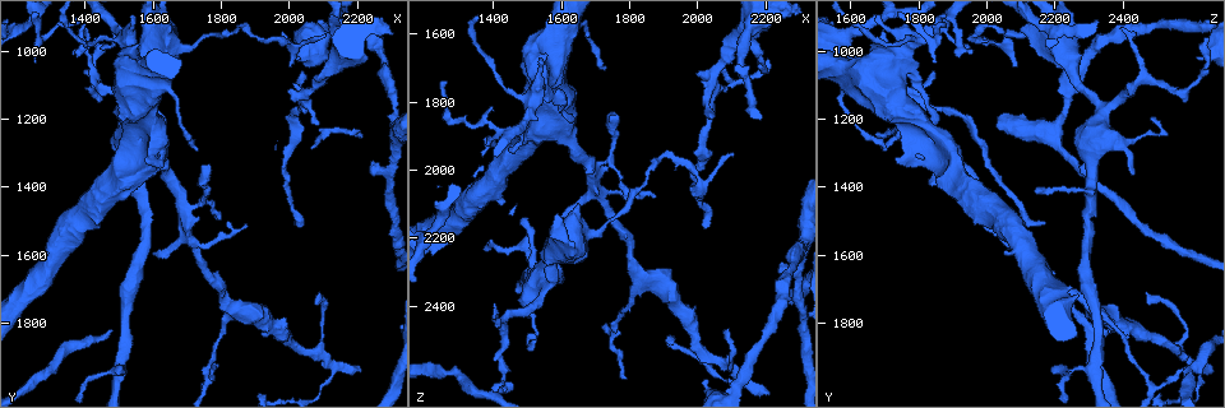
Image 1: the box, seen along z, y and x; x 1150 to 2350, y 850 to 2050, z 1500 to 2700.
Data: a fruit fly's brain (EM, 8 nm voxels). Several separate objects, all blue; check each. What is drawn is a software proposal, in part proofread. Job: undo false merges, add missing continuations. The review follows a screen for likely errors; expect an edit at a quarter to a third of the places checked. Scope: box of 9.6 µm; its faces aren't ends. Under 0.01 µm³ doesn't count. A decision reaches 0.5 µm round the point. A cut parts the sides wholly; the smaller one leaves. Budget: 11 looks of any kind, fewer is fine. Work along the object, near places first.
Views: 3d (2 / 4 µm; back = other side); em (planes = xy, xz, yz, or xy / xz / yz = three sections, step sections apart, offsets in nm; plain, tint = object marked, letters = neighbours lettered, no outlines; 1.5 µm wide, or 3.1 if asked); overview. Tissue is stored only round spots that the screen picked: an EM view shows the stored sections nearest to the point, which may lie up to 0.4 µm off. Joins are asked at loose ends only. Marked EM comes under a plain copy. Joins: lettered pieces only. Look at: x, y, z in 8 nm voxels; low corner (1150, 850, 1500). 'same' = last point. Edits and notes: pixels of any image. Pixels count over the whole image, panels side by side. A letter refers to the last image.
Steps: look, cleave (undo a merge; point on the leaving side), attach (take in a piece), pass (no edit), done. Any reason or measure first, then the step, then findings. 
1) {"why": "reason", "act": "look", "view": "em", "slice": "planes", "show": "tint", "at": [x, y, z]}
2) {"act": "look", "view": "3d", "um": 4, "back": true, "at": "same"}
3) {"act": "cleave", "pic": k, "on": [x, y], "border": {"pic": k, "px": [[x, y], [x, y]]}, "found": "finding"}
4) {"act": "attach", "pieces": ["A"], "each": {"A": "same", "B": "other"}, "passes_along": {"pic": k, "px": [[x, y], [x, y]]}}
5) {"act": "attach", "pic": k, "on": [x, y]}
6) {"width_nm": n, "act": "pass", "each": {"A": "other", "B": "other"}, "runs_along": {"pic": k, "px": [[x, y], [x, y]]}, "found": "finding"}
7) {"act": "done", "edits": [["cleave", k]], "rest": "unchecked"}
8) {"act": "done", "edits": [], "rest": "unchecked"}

{"why": "thin end", "act": "look", "view": "3d", "um": 2, "back": true, "at": [2030, 1500, 2170]}

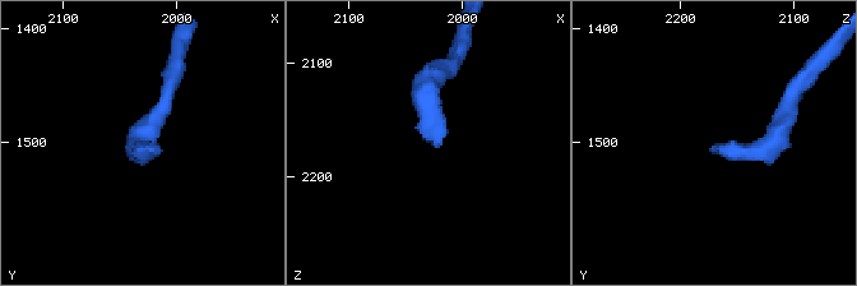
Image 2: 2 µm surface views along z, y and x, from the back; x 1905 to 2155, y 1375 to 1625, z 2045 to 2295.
{"why": "need the tissue", "act": "look", "view": "em", "slice": "xy", "step": 4, "show": "letters", "at": [2022, 1506, 2176]}

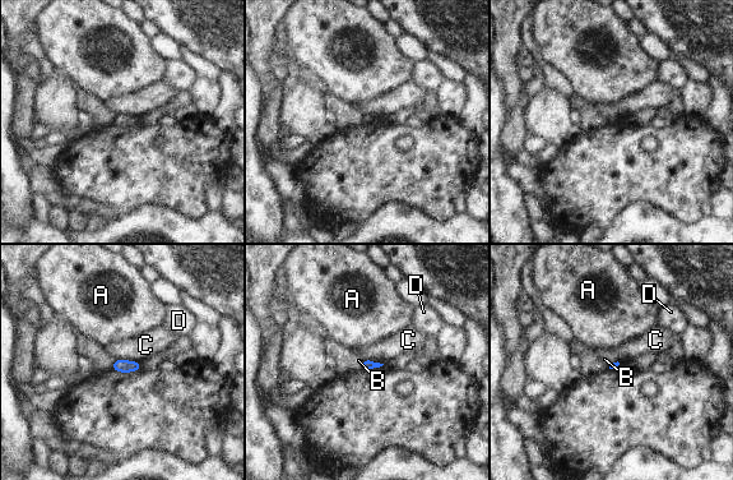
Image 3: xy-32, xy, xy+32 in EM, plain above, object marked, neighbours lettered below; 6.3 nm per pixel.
{"act": "pass", "each": {"A": "other", "B": "other", "C": "other", "D": "other"}, "border": {"pic": 3, "px": [[365, 359], [361, 369]]}, "found": "none of them fits"}

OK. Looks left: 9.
{"why": "free end", "act": "look", "view": "em", "slice": "xz", "step": 8, "show": "tint", "at": [2040, 1070, 1860]}

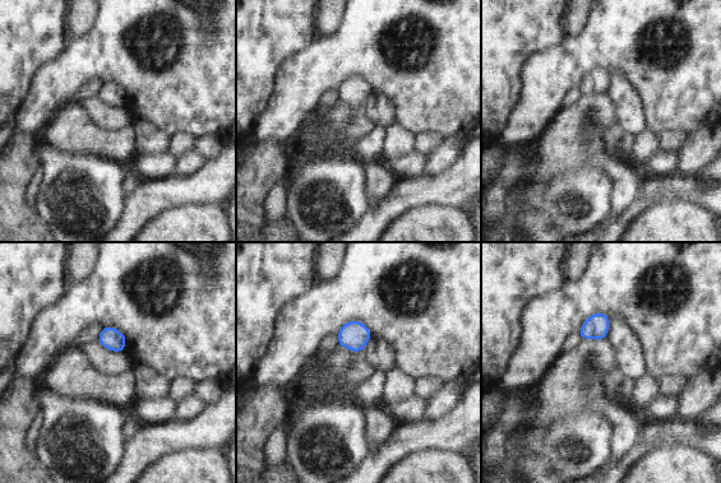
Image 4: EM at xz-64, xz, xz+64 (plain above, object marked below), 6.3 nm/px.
{"act": "look", "view": "em", "slice": "yz", "step": 4, "show": "letters", "at": "same"}

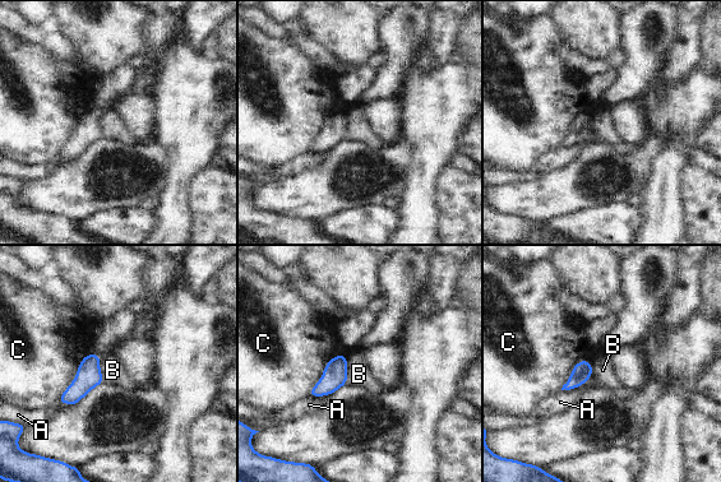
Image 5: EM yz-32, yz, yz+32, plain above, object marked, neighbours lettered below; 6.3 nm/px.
{"act": "pass", "each": {"A": "other", "B": "other", "C": "other"}, "found": "none of them fits"}

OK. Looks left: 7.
{"why": "an open end", "act": "look", "view": "em", "slice": "xz", "step": 4, "show": "letters", "at": [1770, 1330, 1840]}

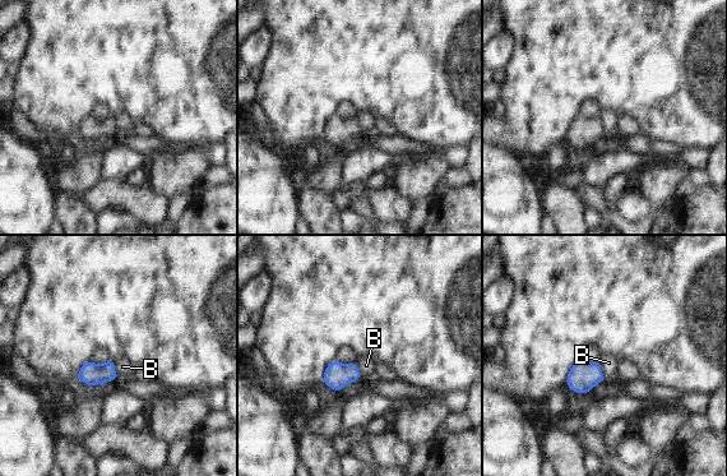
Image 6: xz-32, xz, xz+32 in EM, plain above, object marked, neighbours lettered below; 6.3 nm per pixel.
{"why": "cut it another way", "act": "look", "view": "em", "slice": "planes", "show": "letters", "at": "same"}

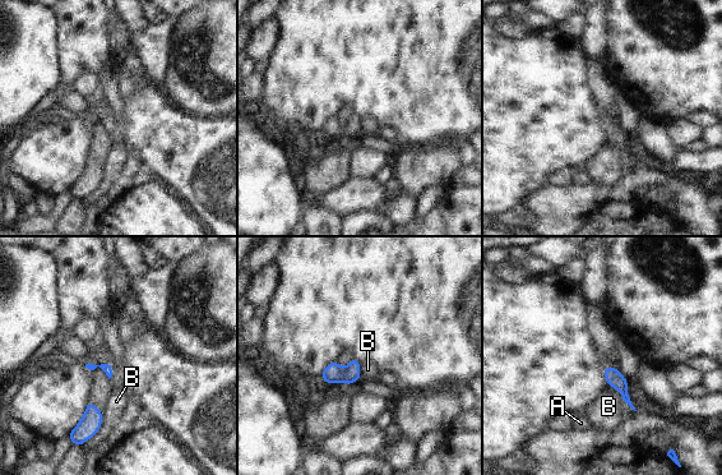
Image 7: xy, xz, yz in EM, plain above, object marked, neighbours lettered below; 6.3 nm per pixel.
{"longest_contact_nm": ["B", 260], "act": "pass", "each": {"A": "other", "B": "other"}, "found": "no lettered piece goes on from it"}

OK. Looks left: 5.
{"why": "an open end", "act": "look", "view": "em", "slice": "planes", "show": "letters", "at": [1780, 1490, 2090]}

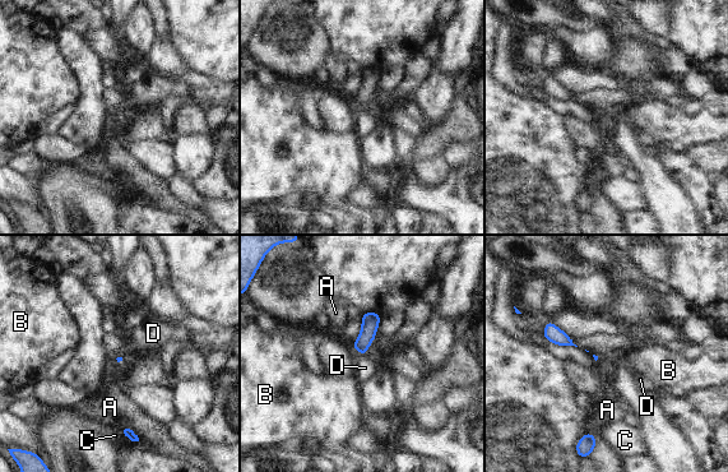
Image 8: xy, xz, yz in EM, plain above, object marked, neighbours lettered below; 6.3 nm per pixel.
{"act": "pass", "each": {"A": "other", "B": "other", "C": "other", "D": "other"}, "border": {"pic": 8, "px": [[358, 352], [366, 355]]}, "found": "none of them fits"}

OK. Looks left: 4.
{"act": "done", "edits": [], "rest": "unchecked"}

